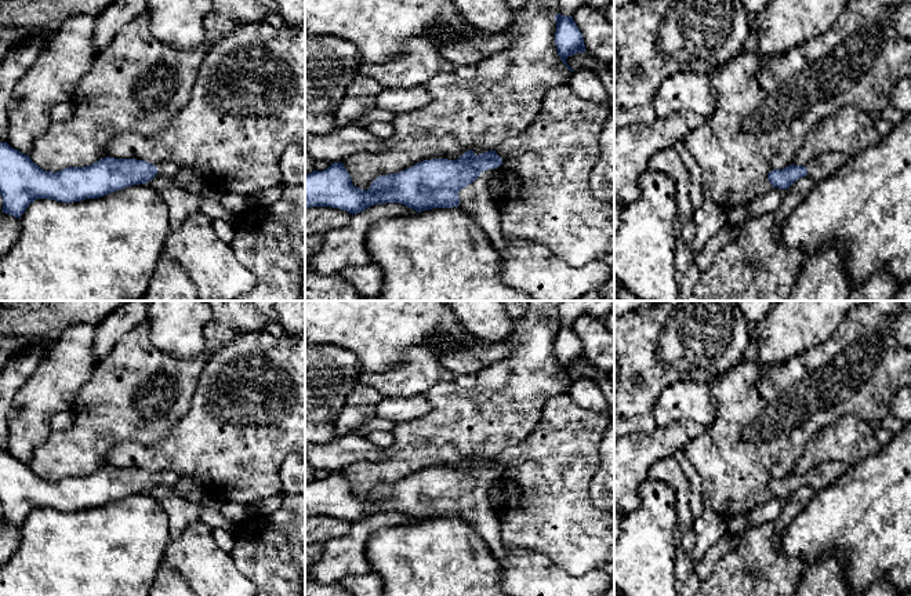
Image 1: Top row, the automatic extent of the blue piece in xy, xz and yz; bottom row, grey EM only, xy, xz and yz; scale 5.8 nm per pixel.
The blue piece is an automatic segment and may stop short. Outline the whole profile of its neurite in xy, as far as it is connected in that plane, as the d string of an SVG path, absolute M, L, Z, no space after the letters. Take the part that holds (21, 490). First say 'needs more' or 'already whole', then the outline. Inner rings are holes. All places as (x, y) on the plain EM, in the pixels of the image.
needs more | M0 451L0 504L3 522L21 527L37 508L62 512L98 508L124 497L148 493L156 483L174 487L179 475L166 470L157 476L145 469L104 466L91 475L44 480L28 464Z

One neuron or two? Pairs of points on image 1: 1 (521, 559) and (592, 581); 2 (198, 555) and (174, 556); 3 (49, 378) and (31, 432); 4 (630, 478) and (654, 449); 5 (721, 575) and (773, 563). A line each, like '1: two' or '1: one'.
1: one
2: one
3: one
4: one
5: one

